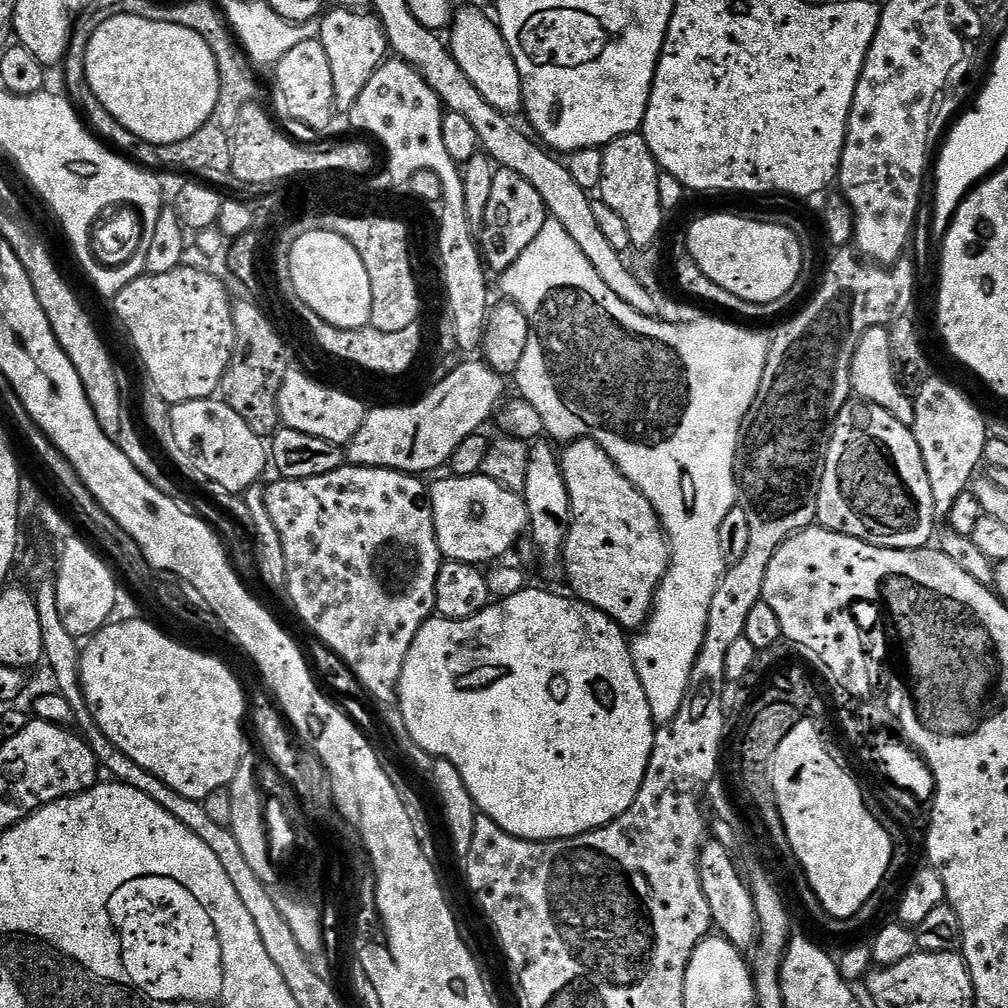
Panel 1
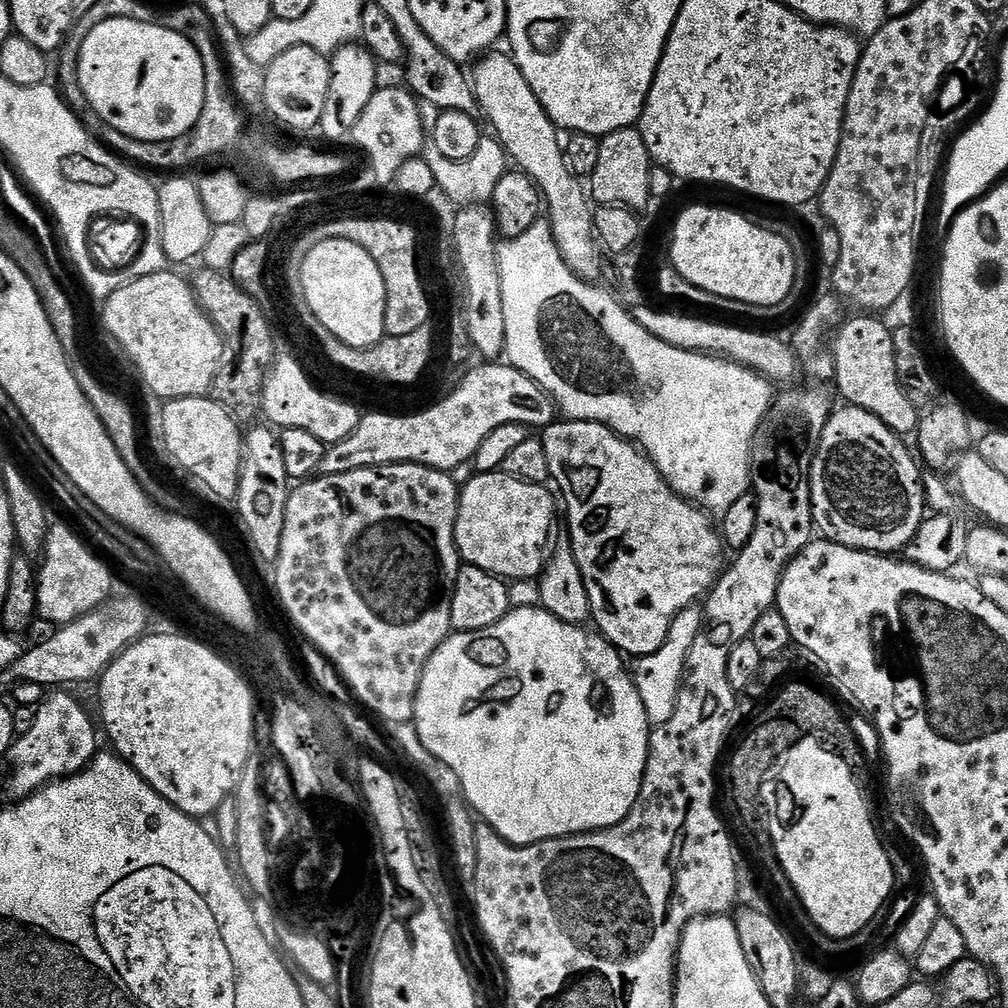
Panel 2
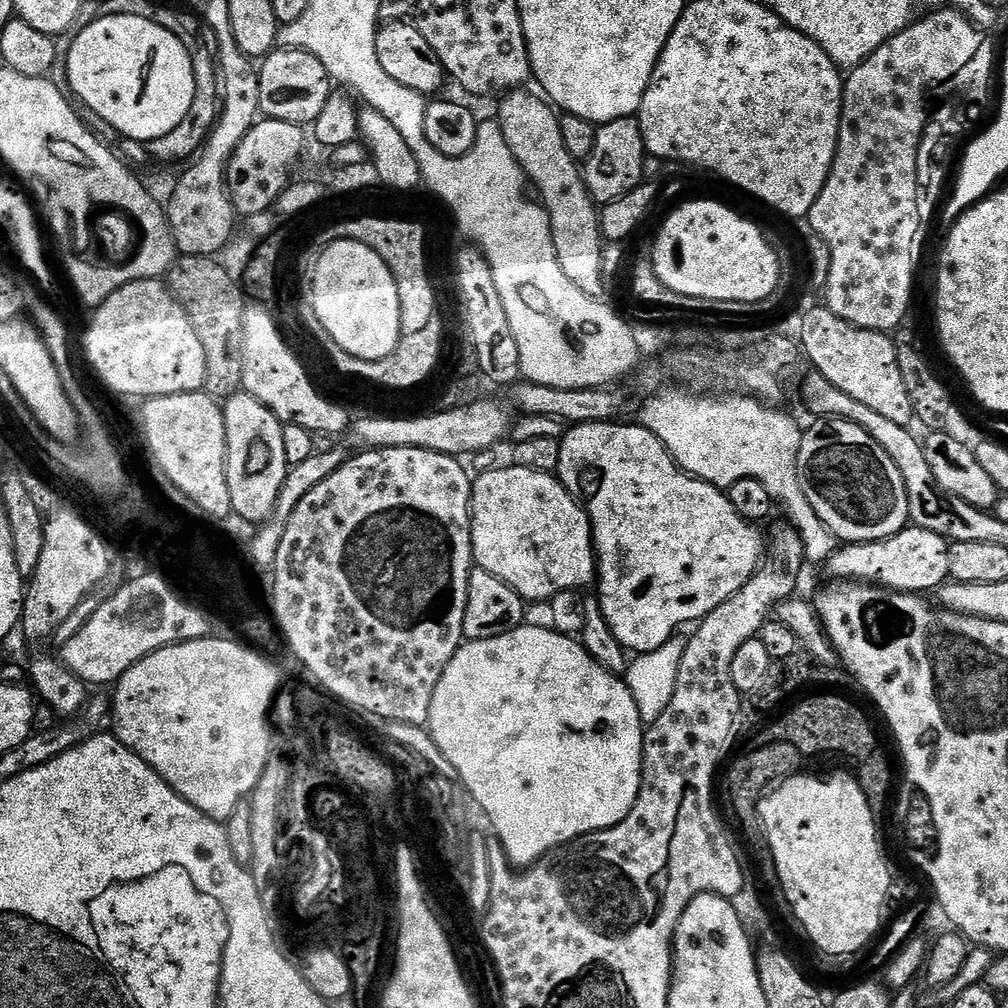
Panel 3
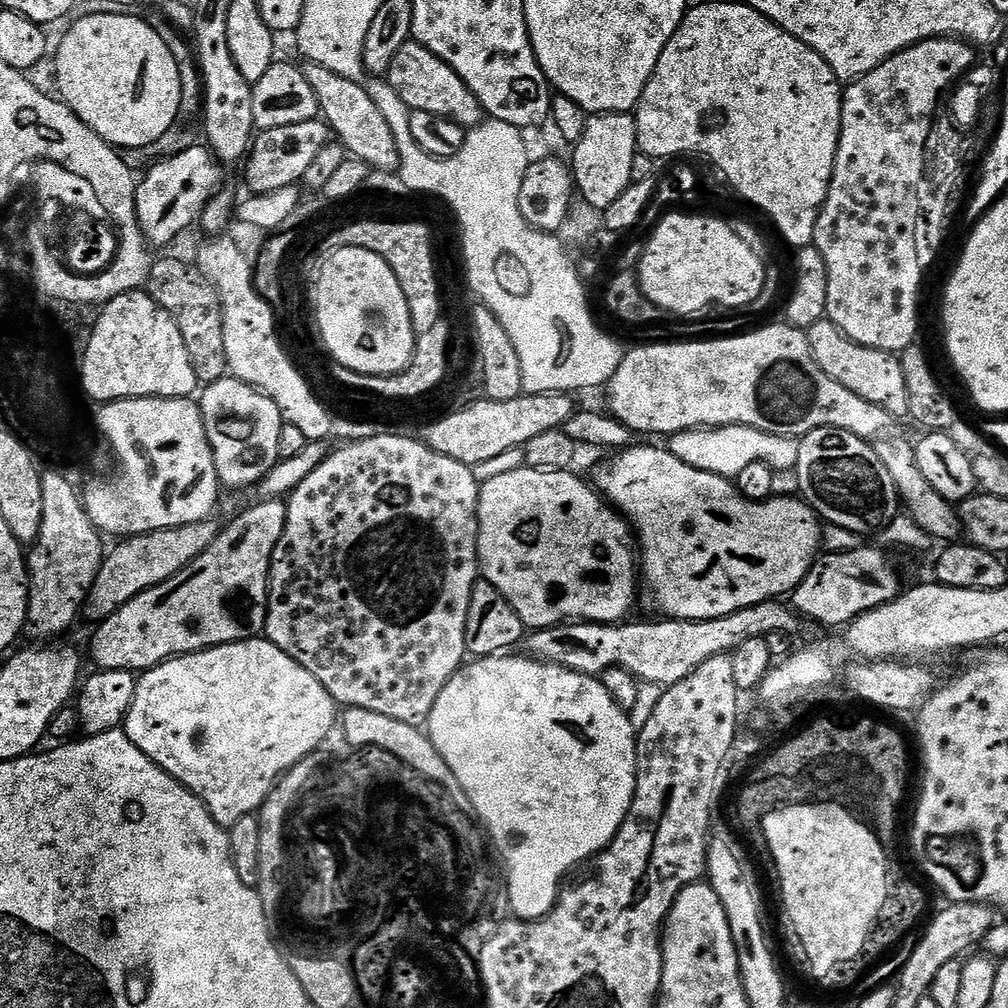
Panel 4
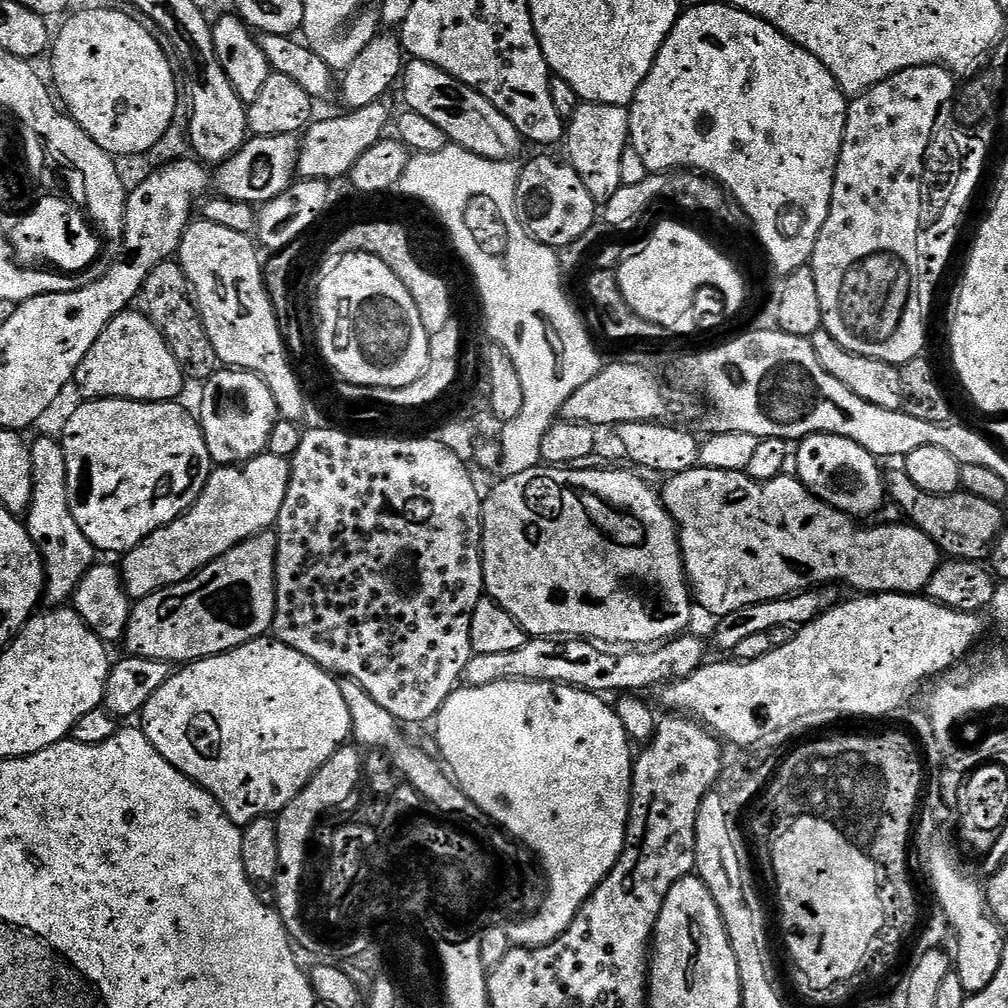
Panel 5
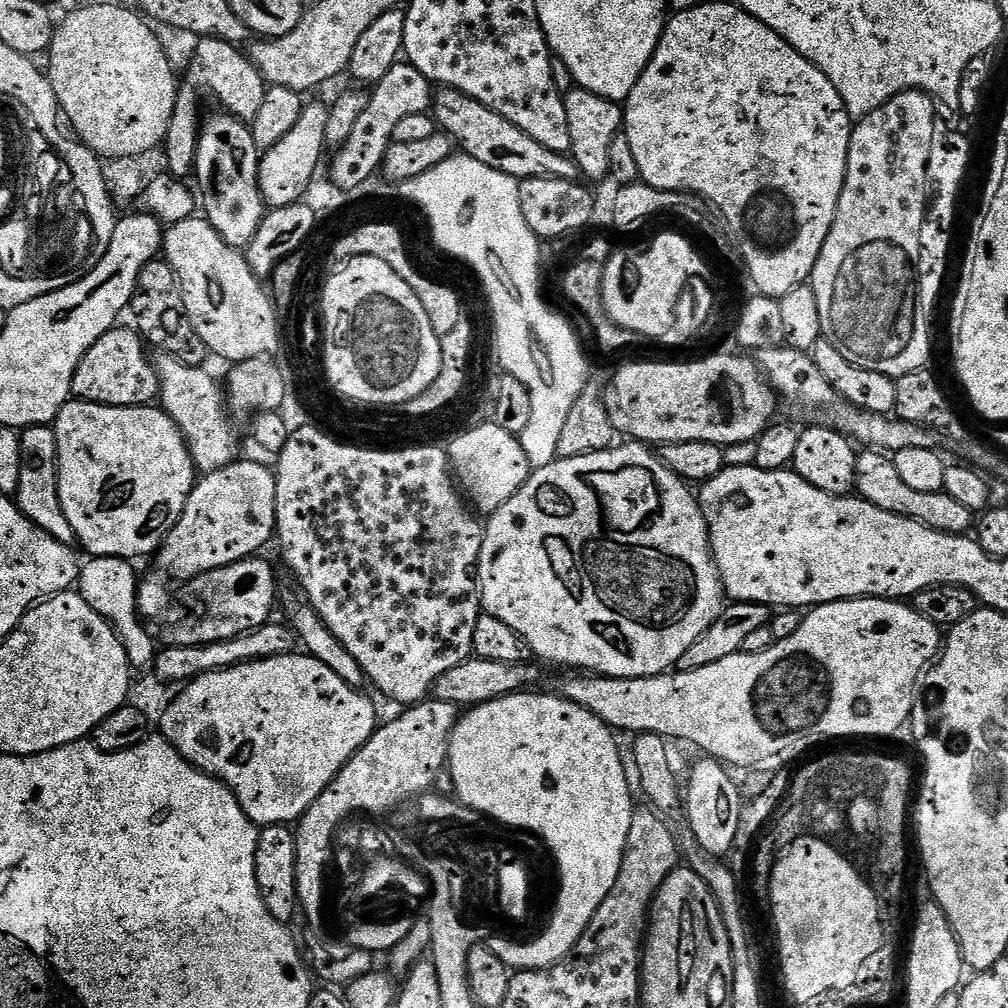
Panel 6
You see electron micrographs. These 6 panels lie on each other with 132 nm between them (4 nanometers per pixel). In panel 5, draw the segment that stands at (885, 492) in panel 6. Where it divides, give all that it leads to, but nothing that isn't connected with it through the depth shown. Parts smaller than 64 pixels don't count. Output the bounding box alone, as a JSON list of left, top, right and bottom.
[886,470,1006,561]

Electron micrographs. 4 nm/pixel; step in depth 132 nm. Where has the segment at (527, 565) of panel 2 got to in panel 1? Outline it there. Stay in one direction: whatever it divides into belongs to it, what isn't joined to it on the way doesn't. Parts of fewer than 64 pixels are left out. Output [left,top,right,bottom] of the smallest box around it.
[428,474,530,566]

